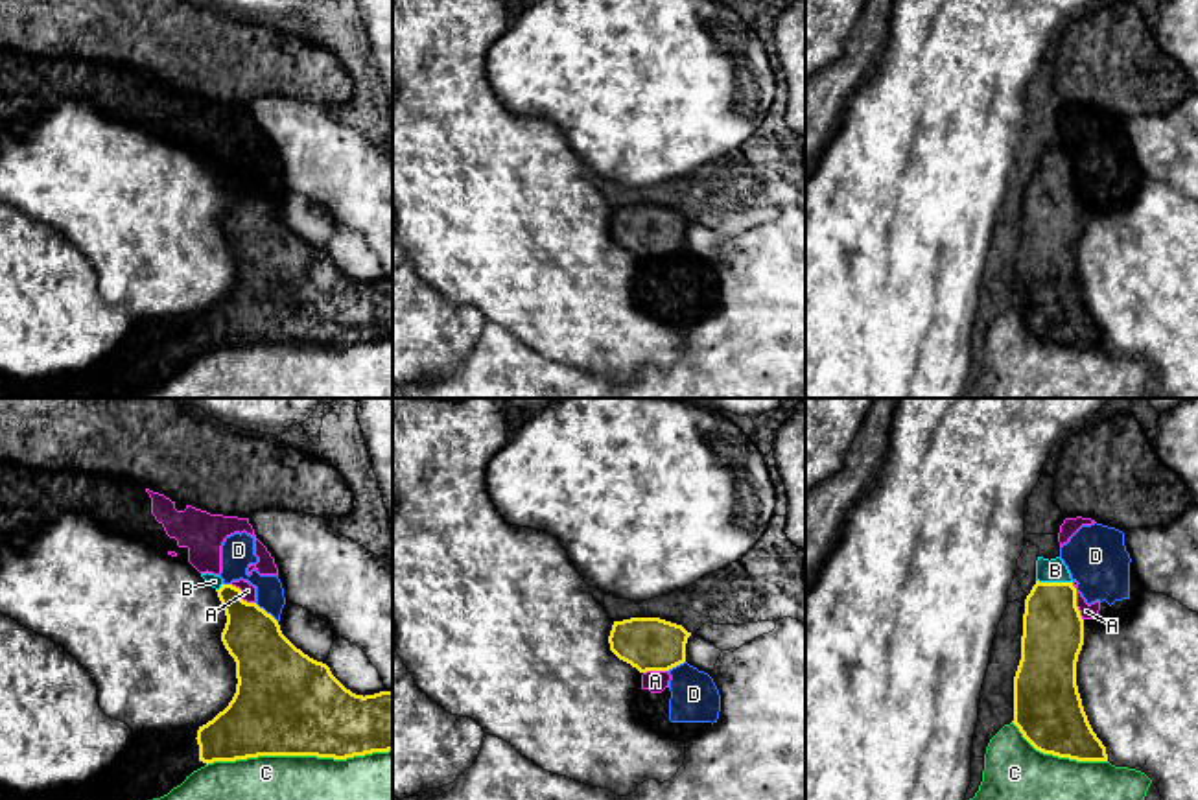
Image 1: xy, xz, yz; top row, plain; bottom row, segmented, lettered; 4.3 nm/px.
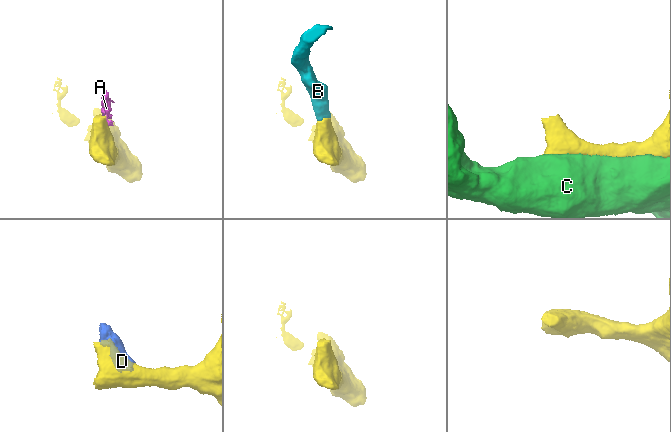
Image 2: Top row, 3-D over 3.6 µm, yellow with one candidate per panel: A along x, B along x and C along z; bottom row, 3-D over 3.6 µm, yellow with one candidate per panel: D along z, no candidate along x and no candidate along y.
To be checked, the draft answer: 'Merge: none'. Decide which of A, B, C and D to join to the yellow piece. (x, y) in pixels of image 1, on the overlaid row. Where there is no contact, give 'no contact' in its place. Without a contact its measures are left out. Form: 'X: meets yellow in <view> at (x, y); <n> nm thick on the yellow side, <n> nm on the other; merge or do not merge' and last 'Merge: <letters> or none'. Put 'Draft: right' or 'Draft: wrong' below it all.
A: meets yellow in yz at (1075, 601); 280 nm thick on the yellow side, 60 nm on the other; do not merge
B: meets yellow in yz at (1055, 583); 280 nm thick on the yellow side, 100 nm on the other; merge
C: meets yellow in xy at (299, 754); 460 nm thick on the yellow side, 190 nm on the other; do not merge
D: meets yellow in xy at (264, 611); 300 nm thick on the yellow side, 130 nm on the other; do not merge
Merge: B
Draft: wrong

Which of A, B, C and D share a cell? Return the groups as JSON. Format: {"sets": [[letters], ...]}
{"sets": [["A", "D"], ["B"], ["C"]]}

